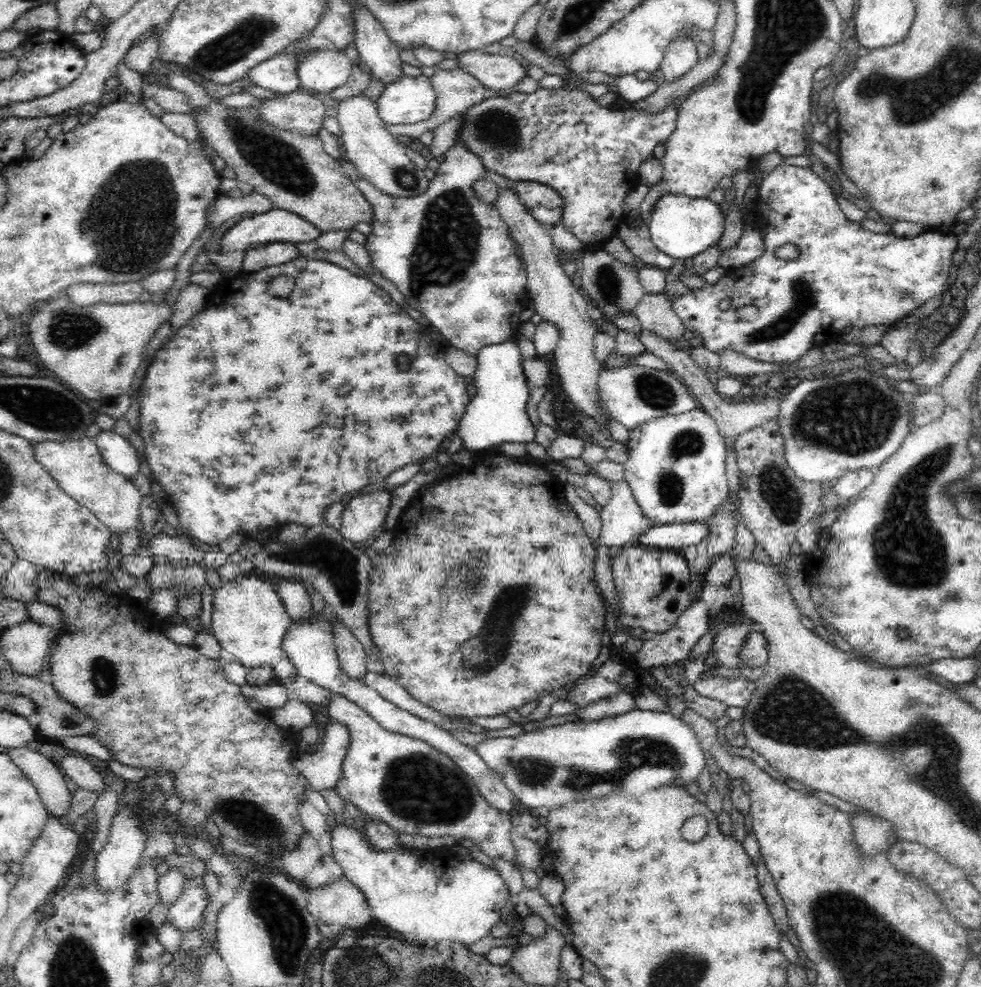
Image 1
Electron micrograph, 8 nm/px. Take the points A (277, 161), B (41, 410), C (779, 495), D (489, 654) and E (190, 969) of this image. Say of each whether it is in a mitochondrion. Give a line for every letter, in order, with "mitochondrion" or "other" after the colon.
A: mitochondrion
B: mitochondrion
C: mitochondrion
D: mitochondrion
E: other

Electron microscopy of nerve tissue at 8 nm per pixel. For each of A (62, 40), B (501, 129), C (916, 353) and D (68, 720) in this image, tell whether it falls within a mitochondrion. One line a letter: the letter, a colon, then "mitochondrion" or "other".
A: other
B: mitochondrion
C: other
D: mitochondrion

